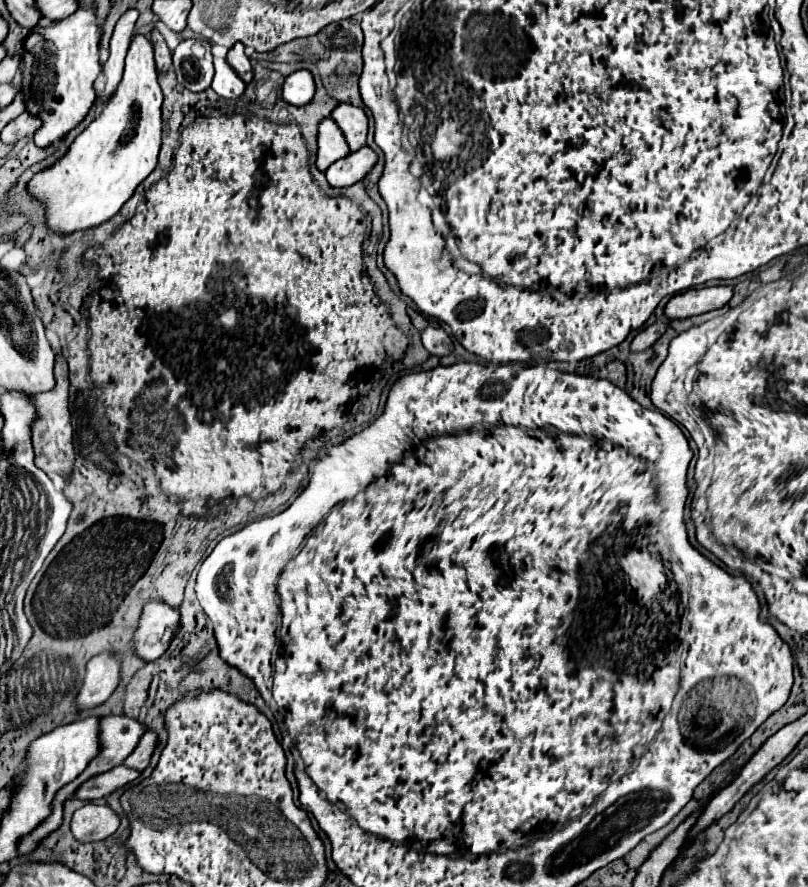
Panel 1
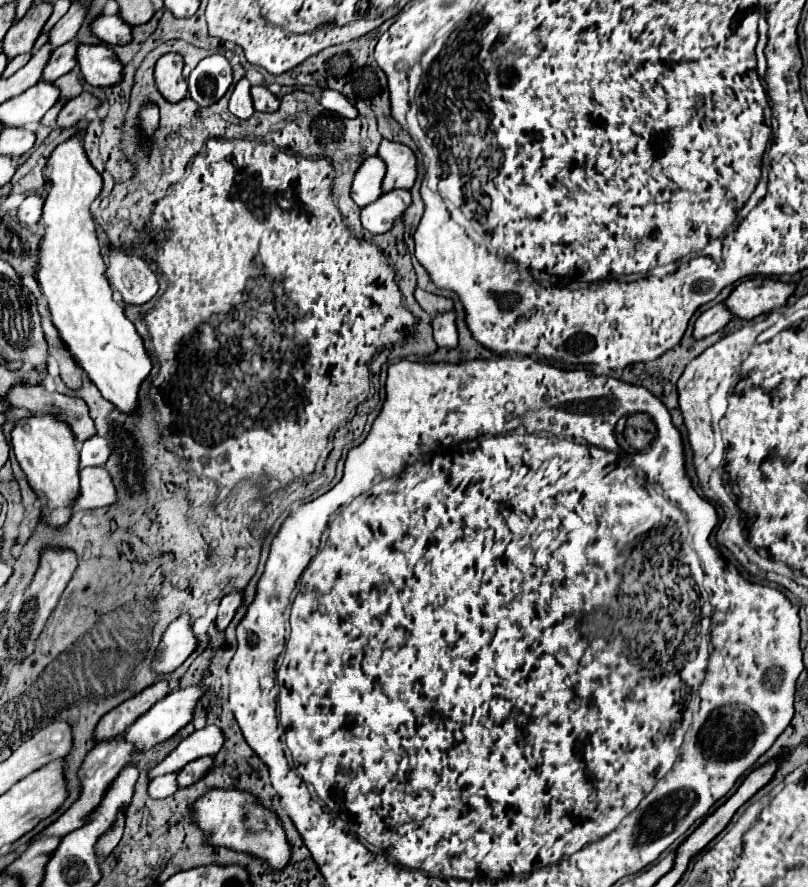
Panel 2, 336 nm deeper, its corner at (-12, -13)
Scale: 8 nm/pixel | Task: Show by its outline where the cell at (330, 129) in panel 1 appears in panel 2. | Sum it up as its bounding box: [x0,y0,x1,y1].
[352,157,386,207]

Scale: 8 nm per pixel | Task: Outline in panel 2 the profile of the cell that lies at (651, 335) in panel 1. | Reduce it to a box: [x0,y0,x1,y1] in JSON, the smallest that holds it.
[694,303,734,339]

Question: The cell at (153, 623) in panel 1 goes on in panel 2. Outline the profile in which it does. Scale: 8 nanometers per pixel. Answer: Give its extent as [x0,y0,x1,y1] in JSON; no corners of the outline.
[216,591,244,631]

